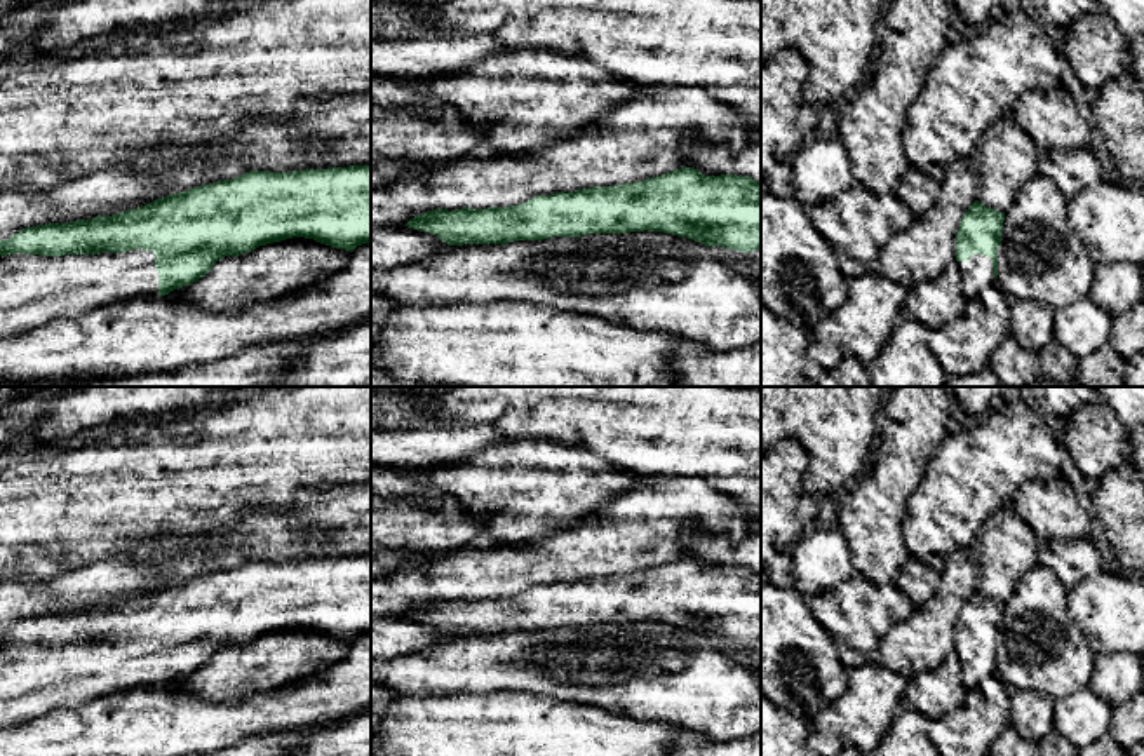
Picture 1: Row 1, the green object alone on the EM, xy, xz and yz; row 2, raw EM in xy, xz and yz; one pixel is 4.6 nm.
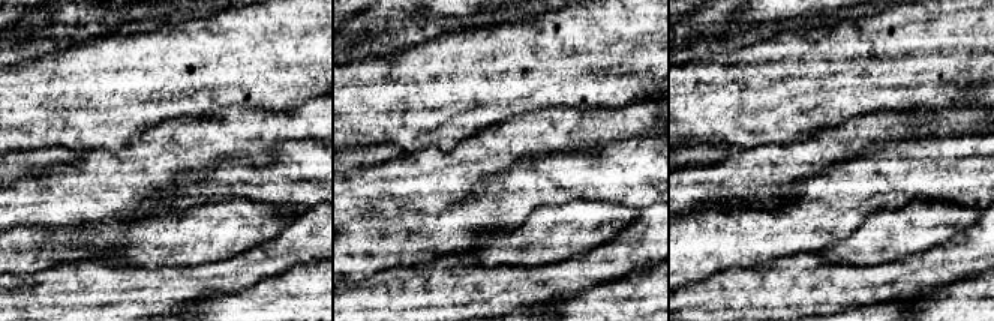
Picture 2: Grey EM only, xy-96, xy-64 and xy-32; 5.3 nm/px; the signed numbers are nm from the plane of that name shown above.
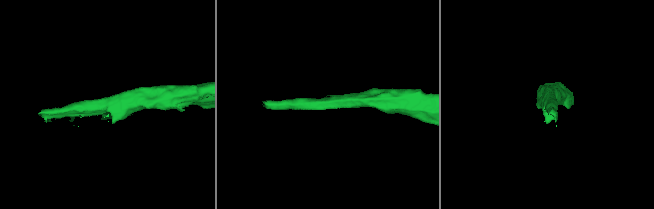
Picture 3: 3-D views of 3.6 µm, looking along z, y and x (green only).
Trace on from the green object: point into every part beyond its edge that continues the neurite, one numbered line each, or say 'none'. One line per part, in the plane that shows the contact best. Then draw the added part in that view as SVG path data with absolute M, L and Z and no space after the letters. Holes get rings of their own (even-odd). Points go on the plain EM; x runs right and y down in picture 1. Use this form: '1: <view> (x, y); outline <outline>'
1: xy (33, 680); outline M153 641L0 646L0 730L52 709L158 686Z

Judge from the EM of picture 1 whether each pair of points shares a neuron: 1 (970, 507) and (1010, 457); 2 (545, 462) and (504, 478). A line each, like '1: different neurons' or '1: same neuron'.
1: same neuron
2: same neuron

